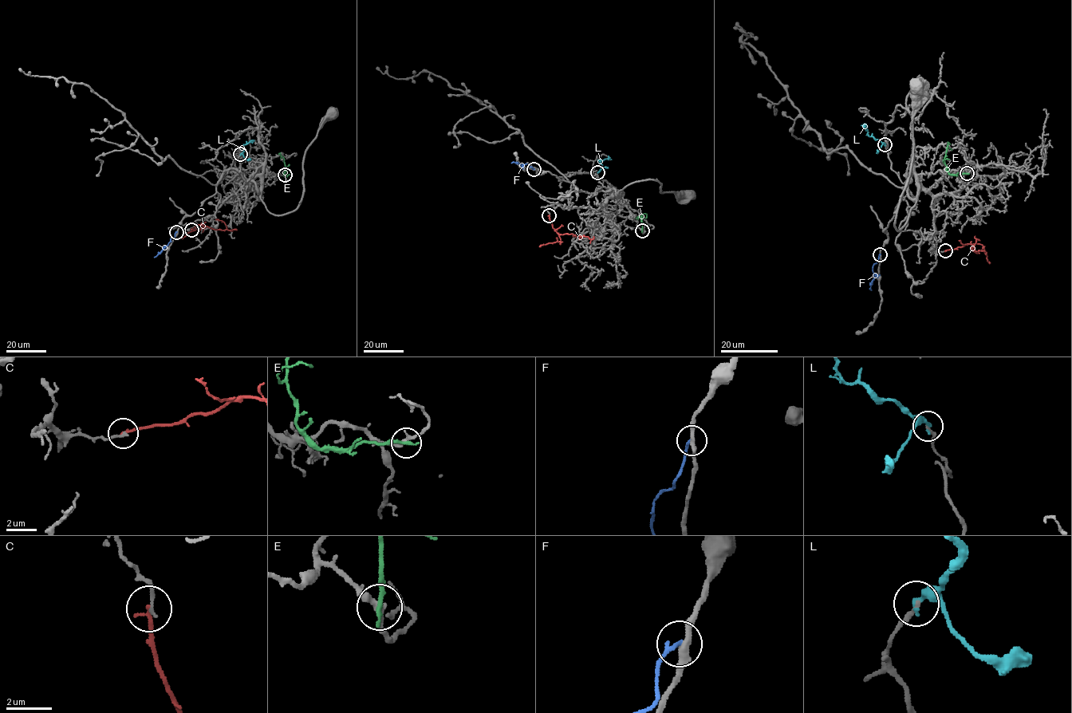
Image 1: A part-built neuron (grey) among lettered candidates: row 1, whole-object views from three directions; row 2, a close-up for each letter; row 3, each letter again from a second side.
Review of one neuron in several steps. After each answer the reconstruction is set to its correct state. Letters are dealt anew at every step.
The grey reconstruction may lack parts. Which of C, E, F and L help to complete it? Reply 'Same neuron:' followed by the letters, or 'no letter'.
Same neuron: no letter

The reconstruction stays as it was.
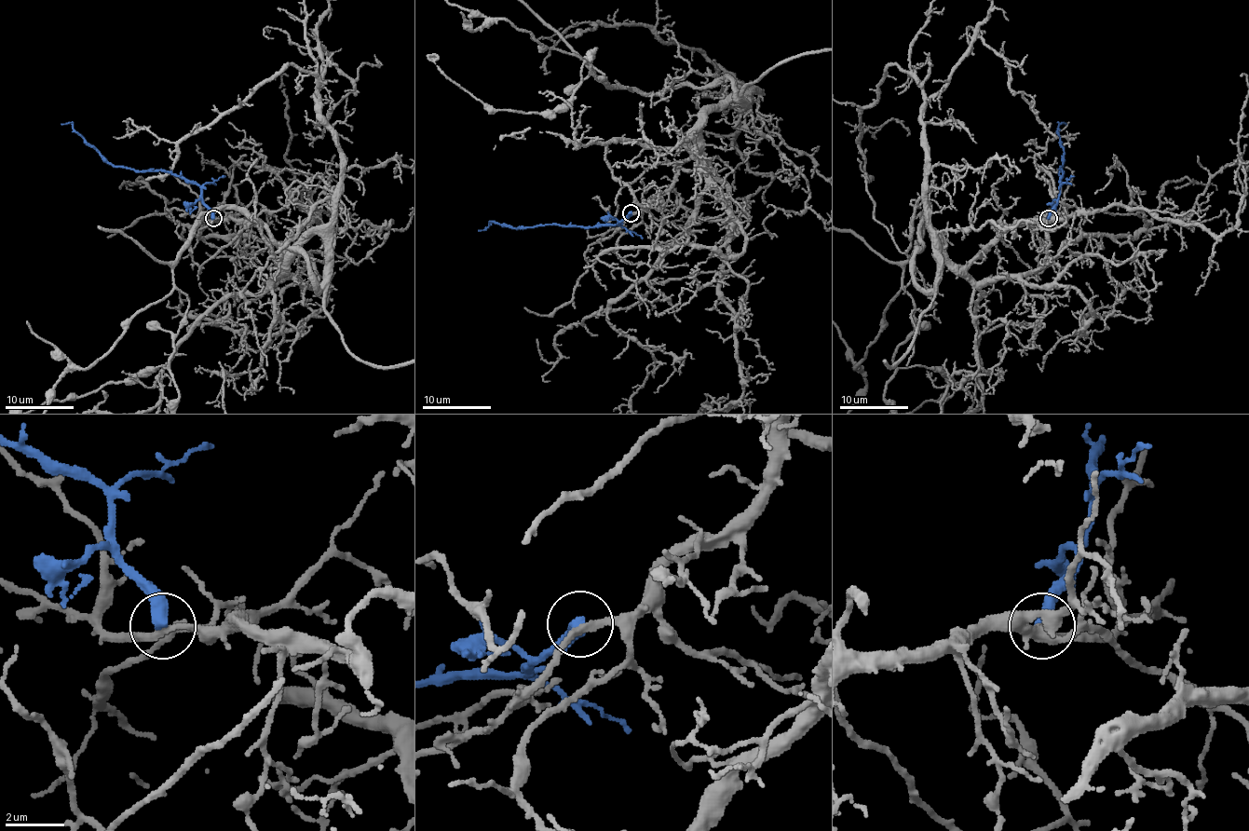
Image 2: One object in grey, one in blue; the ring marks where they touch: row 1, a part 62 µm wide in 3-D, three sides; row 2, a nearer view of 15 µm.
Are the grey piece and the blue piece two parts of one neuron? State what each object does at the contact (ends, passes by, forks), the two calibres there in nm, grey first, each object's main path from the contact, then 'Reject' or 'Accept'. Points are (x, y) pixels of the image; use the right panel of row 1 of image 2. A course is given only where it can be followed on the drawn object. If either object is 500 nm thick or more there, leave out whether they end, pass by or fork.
At the ring grey passes by. At the ring blue ends. Thickness 220 nm (grey) against 440 nm. Course of grey: (1049, 218), (1004, 228), (965, 265), (934, 233), (937, 290), (889, 367), (886, 324), (925, 173), (932, 16). Course of blue: (1049, 218), (1049, 211), (1057, 200), (1063, 171), (1059, 171), (1063, 145), (1057, 129), (1065, 123). Reject

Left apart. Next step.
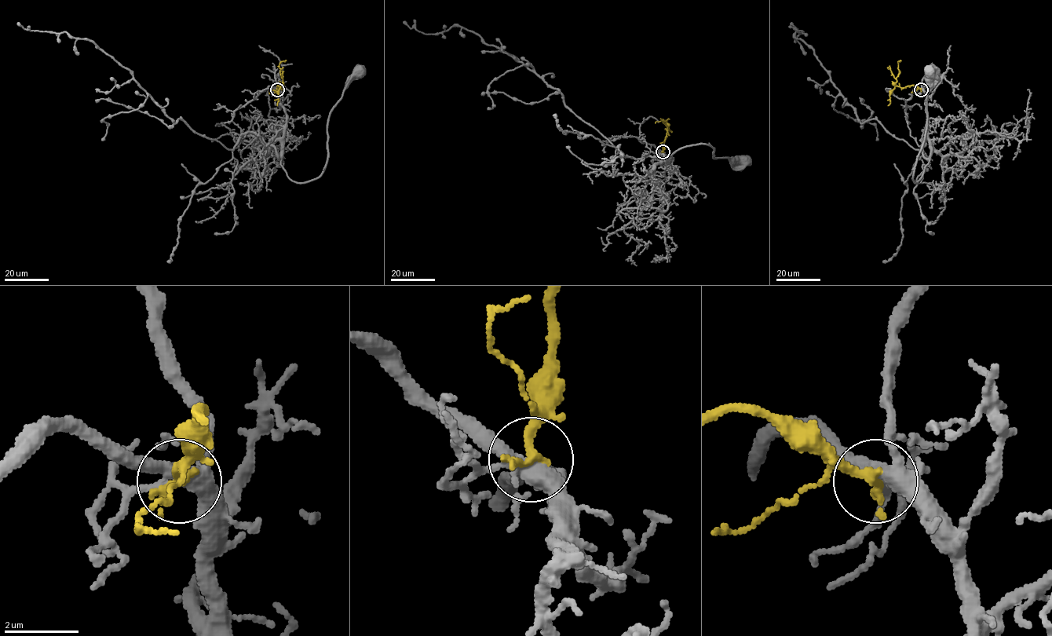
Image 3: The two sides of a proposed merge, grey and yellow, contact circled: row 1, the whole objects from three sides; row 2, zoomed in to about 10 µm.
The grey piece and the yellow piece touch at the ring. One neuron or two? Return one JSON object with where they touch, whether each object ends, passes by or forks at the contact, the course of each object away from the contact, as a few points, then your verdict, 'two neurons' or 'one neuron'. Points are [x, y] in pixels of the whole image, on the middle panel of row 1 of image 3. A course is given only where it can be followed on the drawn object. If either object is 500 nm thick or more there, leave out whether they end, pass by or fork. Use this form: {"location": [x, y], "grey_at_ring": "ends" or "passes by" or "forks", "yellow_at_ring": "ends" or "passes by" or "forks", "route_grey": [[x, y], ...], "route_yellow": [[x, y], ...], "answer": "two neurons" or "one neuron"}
{"location": [662, 151], "grey_at_ring": "forks", "yellow_at_ring": "ends", "route_grey": [[662, 151], [671, 158], [667, 162], [678, 149], [706, 144], [714, 149], [713, 158], [746, 159]], "route_yellow": [[662, 151], [667, 130], [665, 129], [671, 132]], "answer": "two neurons"}

